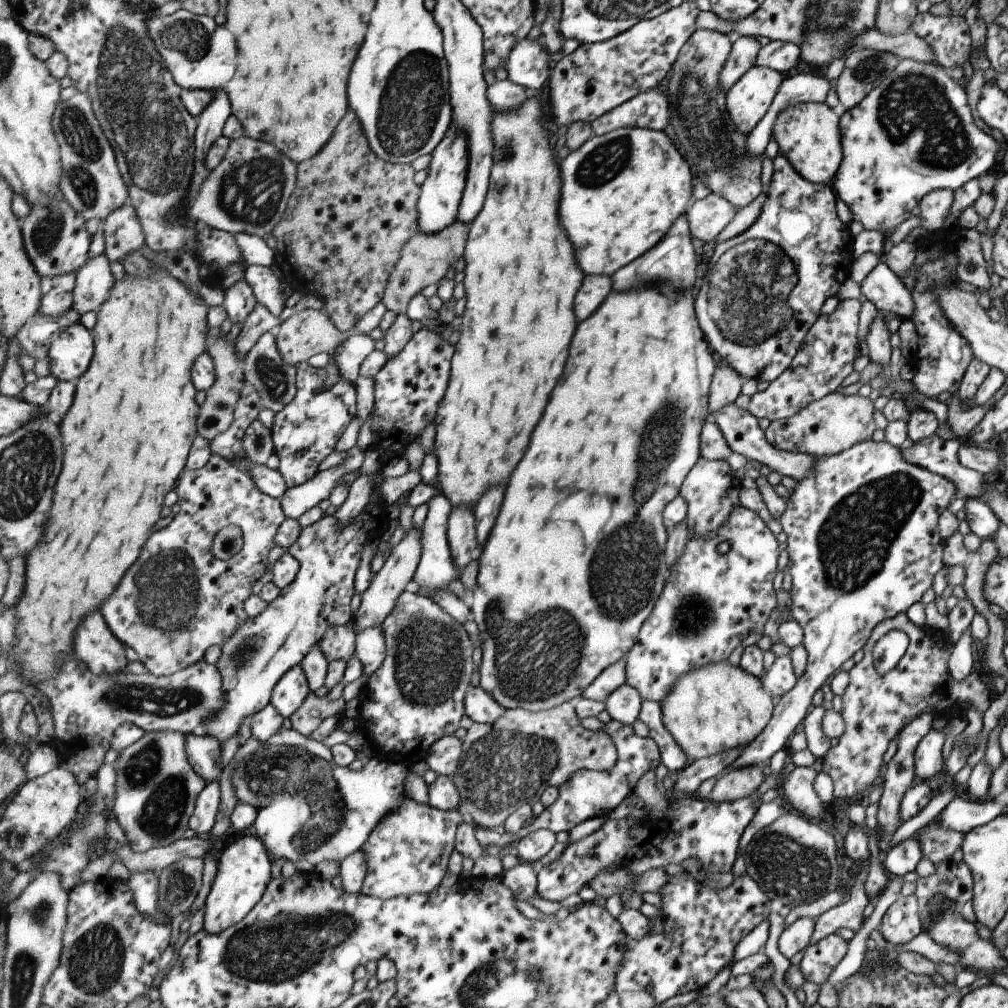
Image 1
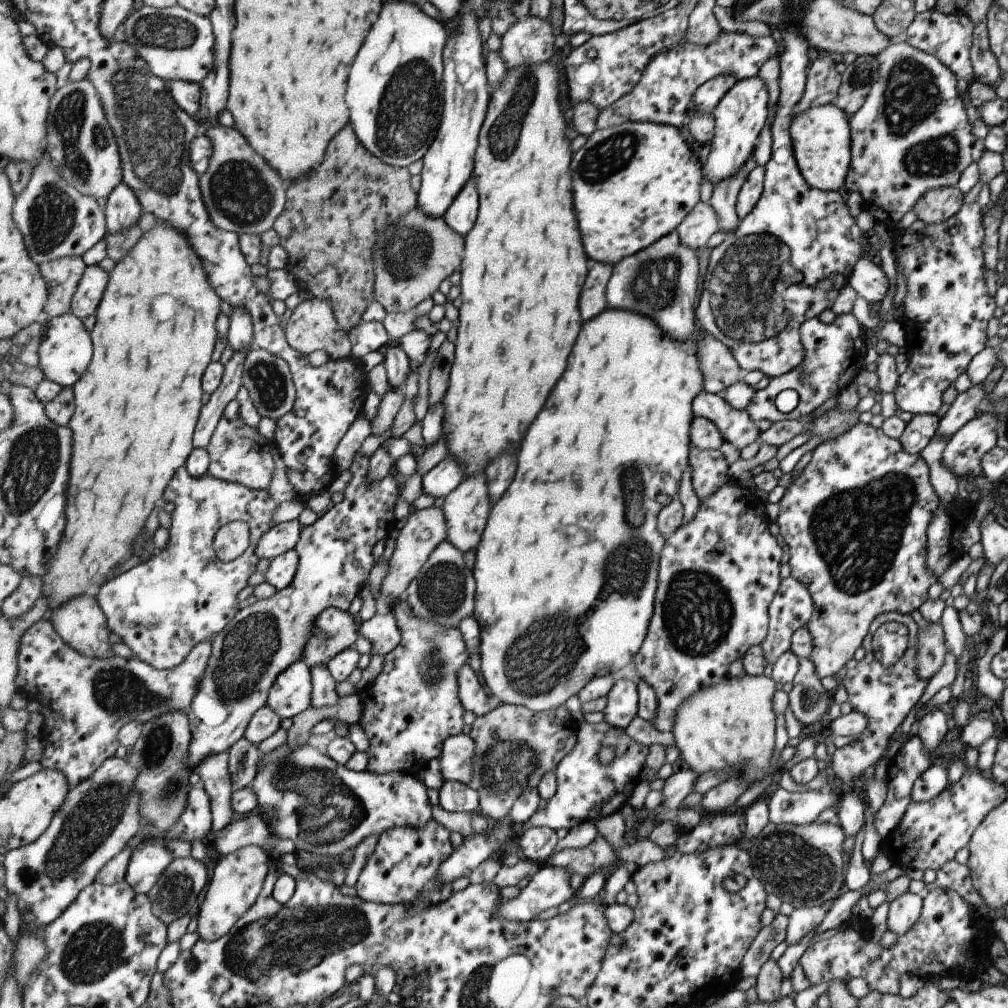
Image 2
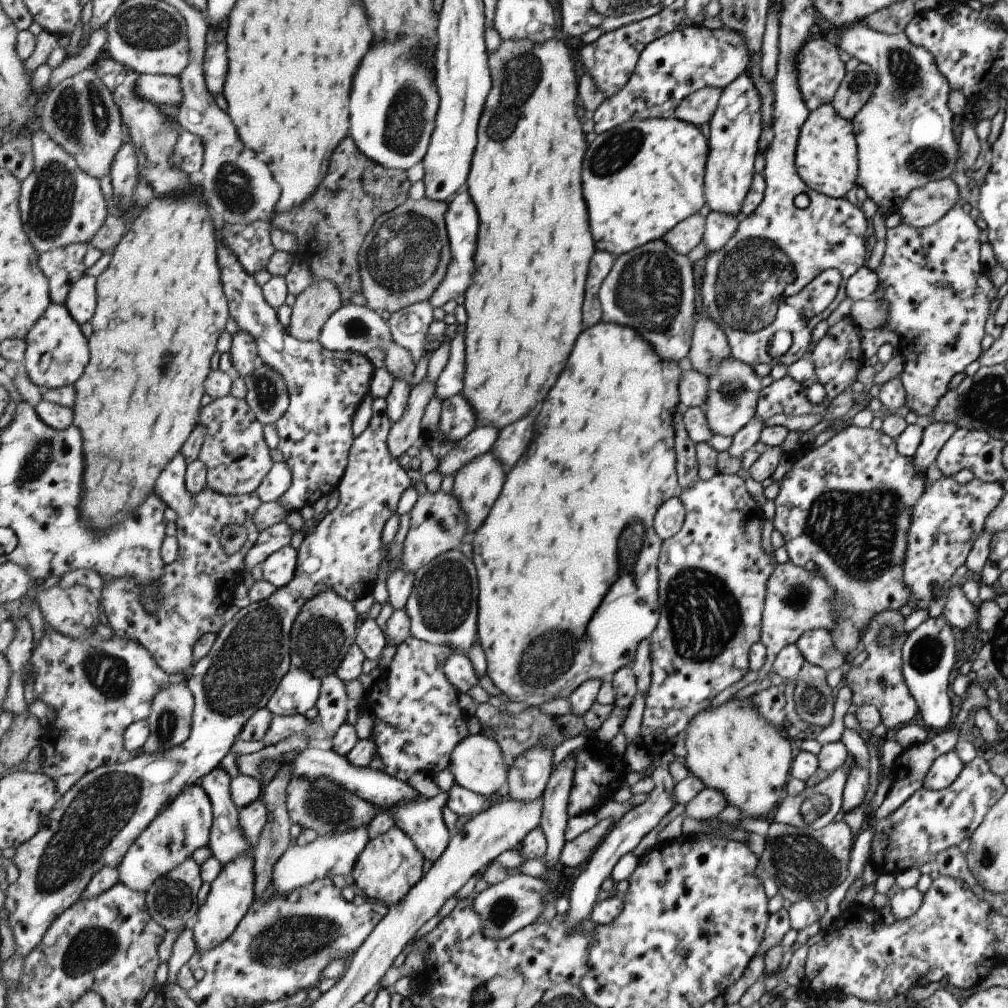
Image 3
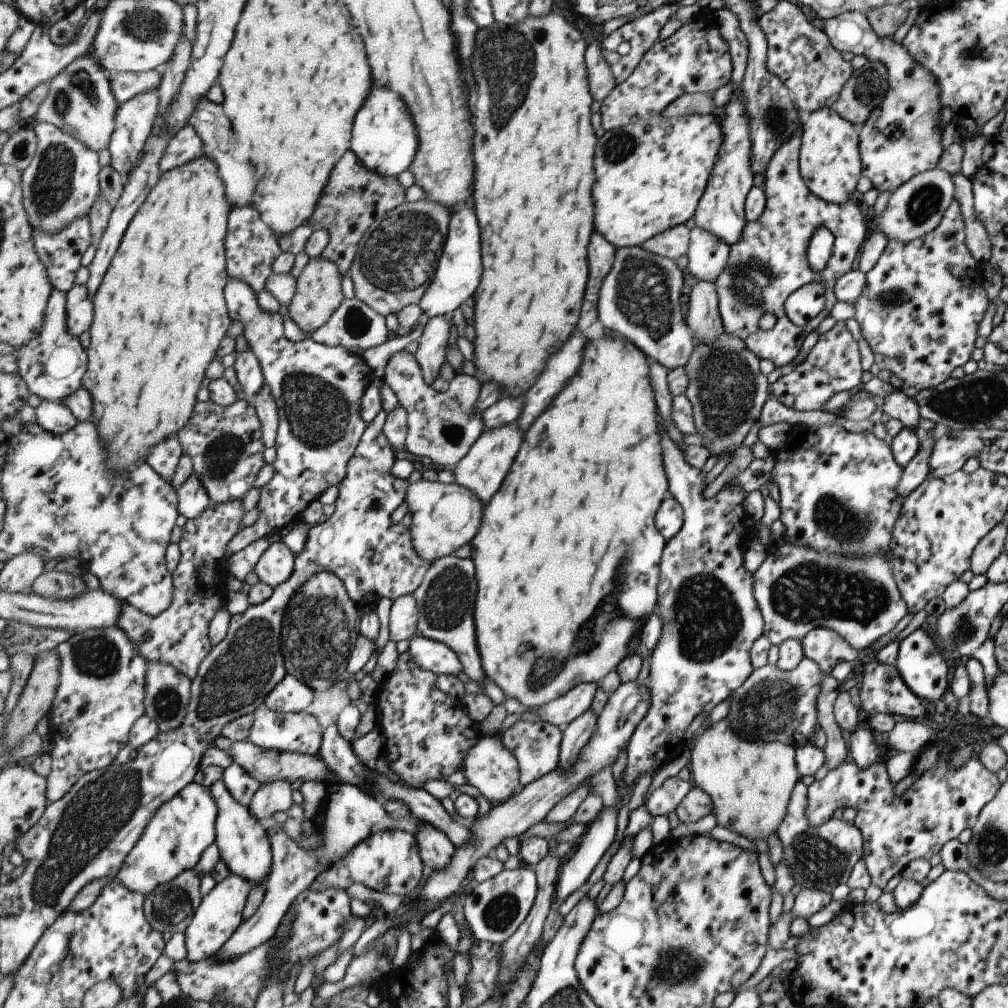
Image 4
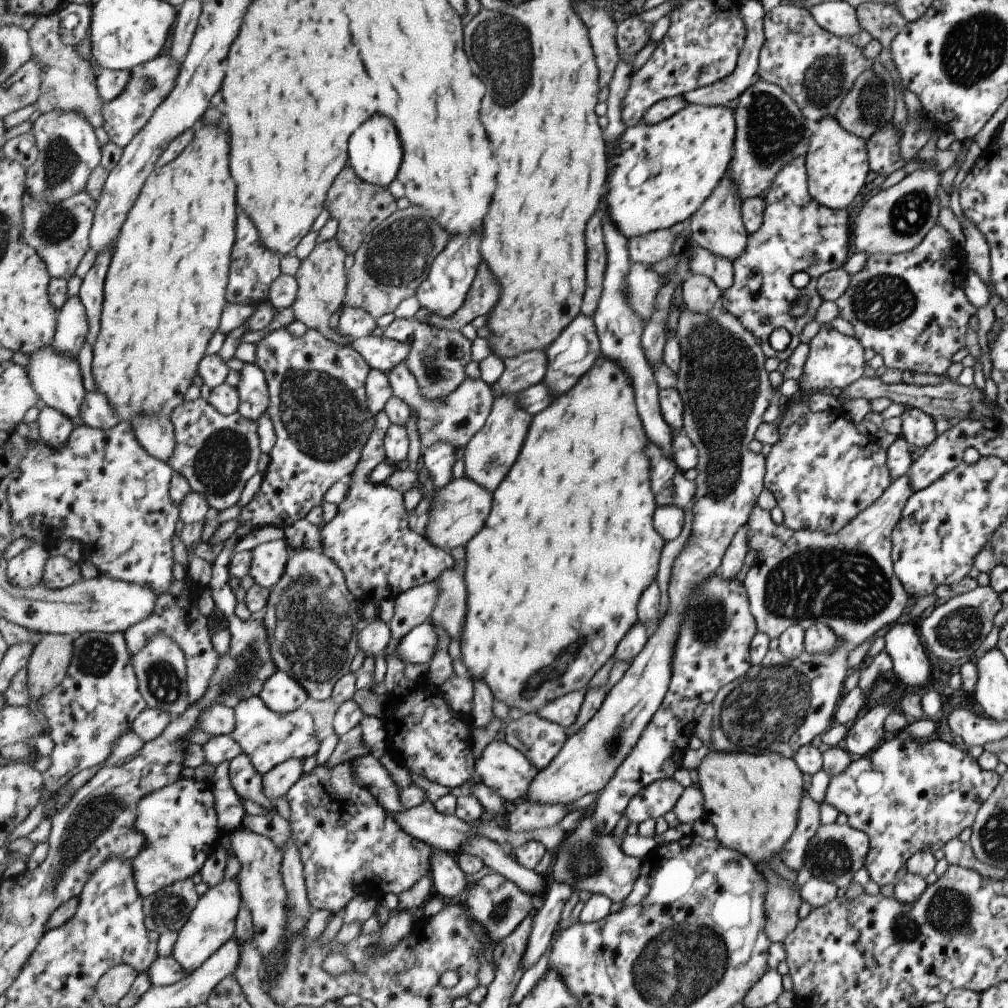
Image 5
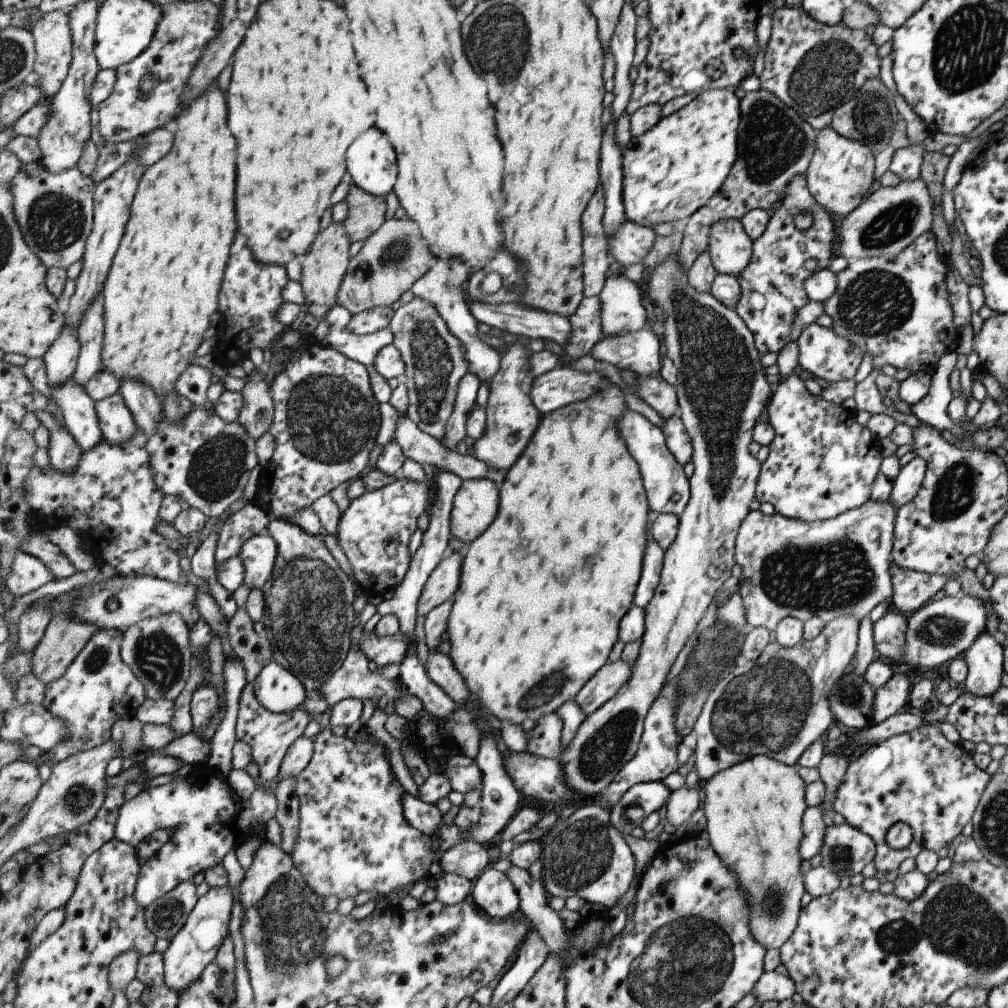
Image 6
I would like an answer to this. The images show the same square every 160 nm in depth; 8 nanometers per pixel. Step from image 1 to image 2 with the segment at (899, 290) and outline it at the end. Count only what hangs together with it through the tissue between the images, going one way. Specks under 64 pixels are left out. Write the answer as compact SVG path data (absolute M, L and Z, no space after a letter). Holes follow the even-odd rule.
M863 257L857 259L852 266L848 284L870 304L880 302L889 288L889 282L880 265Z

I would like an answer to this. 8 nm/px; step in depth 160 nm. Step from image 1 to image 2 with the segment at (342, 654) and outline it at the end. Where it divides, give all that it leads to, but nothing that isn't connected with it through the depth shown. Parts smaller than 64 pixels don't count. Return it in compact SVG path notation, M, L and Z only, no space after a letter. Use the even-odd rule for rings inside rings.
M337 607L326 608L318 616L302 660L310 667L328 665L338 654L353 648L360 637L360 629L357 630L351 615Z

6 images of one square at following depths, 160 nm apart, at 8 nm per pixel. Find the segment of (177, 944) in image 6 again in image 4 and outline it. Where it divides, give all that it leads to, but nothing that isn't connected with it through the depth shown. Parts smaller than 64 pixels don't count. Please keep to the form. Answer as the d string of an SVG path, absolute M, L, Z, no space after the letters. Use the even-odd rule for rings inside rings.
M229 872L204 896L198 912L185 932L189 960L197 962L215 957L228 944L233 934L244 924L244 910L251 892L252 884L246 878Z

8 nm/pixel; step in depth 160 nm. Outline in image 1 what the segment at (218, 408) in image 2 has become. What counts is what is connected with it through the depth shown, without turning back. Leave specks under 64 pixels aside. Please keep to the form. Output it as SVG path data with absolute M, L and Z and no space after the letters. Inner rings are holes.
M257 304L255 310L249 314L241 333L237 339L237 354L241 358L247 358L249 352L255 348L261 336L273 330L275 326L281 326L283 320L271 314L271 310L263 304Z

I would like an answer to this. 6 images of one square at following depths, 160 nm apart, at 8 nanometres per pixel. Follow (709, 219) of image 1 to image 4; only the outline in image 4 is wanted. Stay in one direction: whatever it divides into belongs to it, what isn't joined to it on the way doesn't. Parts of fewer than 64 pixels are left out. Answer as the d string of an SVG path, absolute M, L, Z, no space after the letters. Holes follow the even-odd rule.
M685 224L666 230L651 237L641 248L670 259L681 258L689 252L692 241L692 229Z

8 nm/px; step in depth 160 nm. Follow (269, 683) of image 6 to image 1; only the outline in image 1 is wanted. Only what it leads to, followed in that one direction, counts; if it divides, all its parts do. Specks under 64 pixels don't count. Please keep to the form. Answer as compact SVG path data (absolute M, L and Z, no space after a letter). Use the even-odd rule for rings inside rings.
M301 665L295 666L277 684L272 695L272 706L285 718L293 717L312 693L308 676Z

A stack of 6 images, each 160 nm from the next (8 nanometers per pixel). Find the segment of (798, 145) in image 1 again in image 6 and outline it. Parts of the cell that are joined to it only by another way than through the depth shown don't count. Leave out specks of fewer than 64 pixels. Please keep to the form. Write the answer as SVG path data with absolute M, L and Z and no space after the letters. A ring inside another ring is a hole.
M827 125L816 133L813 154L806 168L808 193L834 219L844 217L860 204L871 186L874 156L866 144L841 136Z

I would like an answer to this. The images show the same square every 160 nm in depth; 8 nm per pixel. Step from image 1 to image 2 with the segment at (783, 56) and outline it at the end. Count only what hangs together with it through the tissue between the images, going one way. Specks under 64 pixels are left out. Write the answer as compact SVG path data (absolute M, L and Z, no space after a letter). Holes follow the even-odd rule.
M725 31L717 42L708 47L683 40L653 57L644 70L639 84L615 104L601 110L598 128L608 129L629 121L643 121L671 125L680 129L687 122L688 108L693 97L705 82L724 74L732 74L737 81L755 77L765 62L779 56L777 45L771 35L753 38L745 34Z

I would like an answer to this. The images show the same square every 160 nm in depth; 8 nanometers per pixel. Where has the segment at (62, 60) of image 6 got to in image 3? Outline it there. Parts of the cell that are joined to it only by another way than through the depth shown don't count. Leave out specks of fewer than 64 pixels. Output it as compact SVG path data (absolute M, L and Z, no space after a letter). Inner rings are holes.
M96 66L66 78L47 91L40 116L43 131L68 151L77 164L93 178L105 178L112 171L117 153L126 143L128 134L124 118L114 94L96 73Z

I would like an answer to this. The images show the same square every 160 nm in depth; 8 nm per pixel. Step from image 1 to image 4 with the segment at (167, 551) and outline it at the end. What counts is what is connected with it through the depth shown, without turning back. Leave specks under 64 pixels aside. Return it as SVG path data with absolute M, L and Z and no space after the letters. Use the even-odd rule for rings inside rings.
M175 436L159 444L157 448L153 448L148 456L148 463L157 471L157 474L161 475L161 478L173 484L174 474L183 454L182 444ZM237 499L213 505L200 517L187 520L178 542L181 555L174 570L176 593L172 605L165 612L156 617L149 616L125 602L117 626L138 644L146 659L168 663L190 679L199 674L201 663L213 648L210 639L211 621L216 617L217 611L222 609L227 596L224 586L231 574L225 563L226 550L232 538L241 532L247 513L244 502Z

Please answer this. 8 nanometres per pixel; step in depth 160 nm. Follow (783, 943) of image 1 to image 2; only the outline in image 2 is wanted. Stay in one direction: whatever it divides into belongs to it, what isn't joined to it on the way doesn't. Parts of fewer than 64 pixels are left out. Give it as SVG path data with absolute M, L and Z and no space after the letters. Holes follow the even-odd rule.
M831 902L823 903L821 906L799 907L793 909L787 916L788 923L784 942L788 945L797 944L807 932L811 932L815 926L823 920L825 912L829 909Z

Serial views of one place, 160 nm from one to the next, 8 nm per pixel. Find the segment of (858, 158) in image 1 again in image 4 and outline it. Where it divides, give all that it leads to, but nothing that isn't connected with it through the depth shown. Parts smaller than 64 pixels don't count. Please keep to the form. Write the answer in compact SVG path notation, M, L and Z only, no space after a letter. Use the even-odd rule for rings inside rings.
M847 11L836 17L827 19L823 32L827 35L830 45L839 52L851 52L855 56L865 56L869 62L883 63L886 70L888 89L877 109L873 109L869 116L858 127L858 153L860 156L861 176L867 176L871 186L877 192L889 192L890 194L899 188L913 175L935 169L935 164L941 156L941 133L940 127L940 100L938 86L927 69L918 65L913 57L902 47L900 42L894 42L890 36L877 36L865 15L857 11Z

